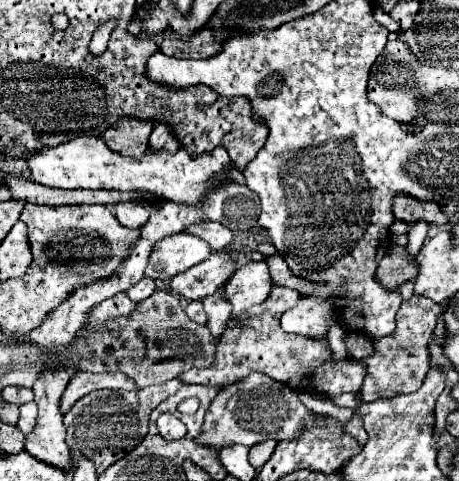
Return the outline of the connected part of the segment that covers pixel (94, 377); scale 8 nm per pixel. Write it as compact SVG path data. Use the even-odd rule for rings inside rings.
M79 371L71 377L63 399L61 399L61 411L65 413L77 399L83 395L97 391L97 389L123 389L123 391L135 391L137 385L129 375L123 373L91 373L91 371Z

